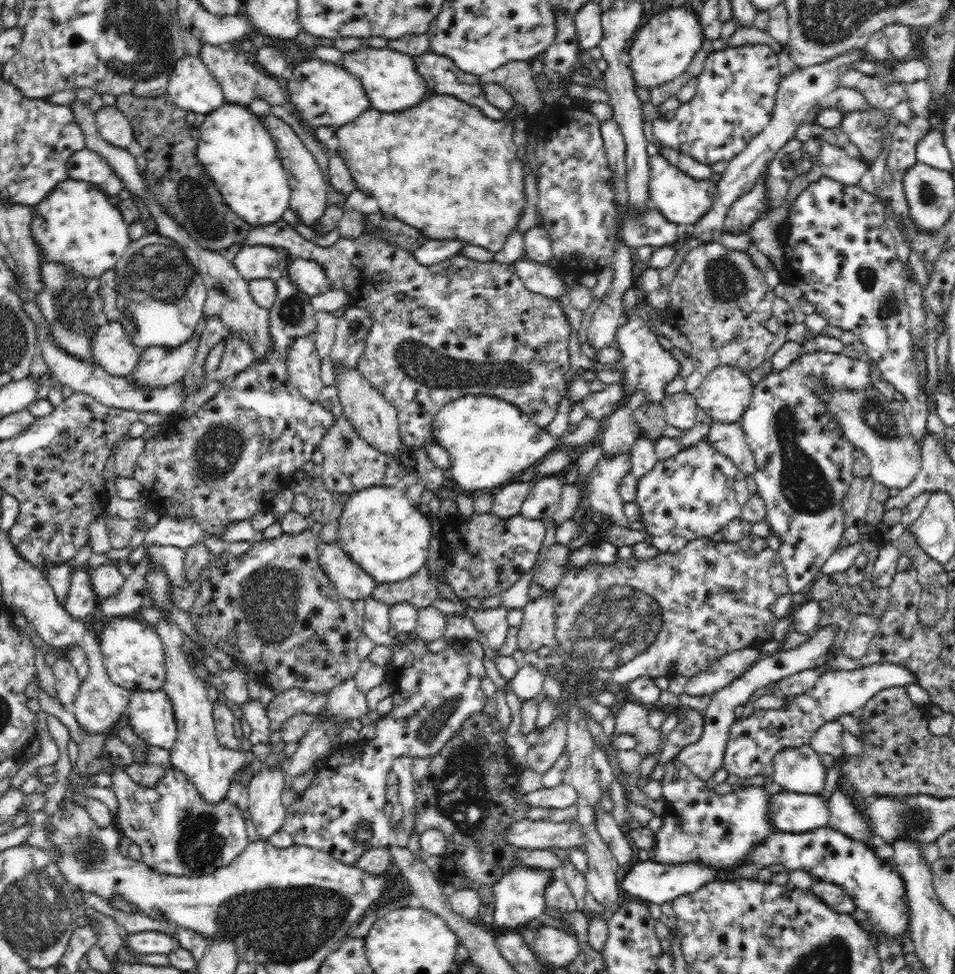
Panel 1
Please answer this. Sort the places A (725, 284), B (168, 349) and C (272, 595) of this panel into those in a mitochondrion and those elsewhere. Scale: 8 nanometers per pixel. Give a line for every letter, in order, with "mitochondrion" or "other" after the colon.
A: mitochondrion
B: other
C: mitochondrion

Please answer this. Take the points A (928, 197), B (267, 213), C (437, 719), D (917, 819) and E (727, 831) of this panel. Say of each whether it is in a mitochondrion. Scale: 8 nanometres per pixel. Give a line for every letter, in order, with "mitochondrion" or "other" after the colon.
A: mitochondrion
B: other
C: mitochondrion
D: mitochondrion
E: other

